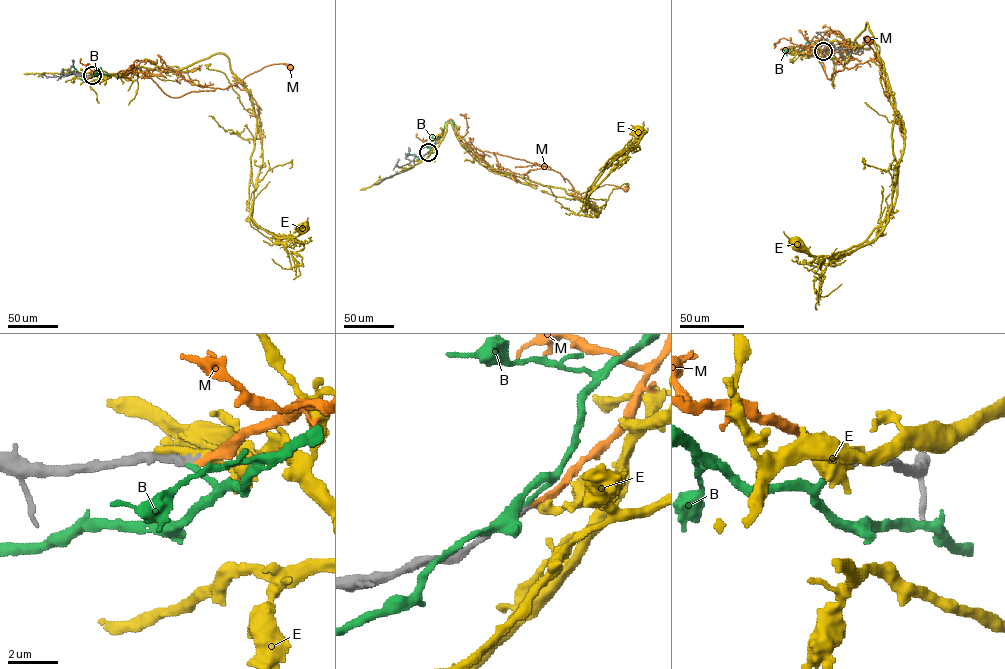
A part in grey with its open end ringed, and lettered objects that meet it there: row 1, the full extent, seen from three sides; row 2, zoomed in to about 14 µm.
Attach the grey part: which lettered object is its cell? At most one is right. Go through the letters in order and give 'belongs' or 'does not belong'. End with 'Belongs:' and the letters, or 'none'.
B: does not belong
E: does not belong
M: belongs
Belongs: M

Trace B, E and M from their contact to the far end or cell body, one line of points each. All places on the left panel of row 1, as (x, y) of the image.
B: (92, 75), (116, 73), (117, 79)
E: (91, 75), (123, 77), (142, 67), (177, 71), (224, 54), (256, 119), (251, 217), (279, 237), (305, 228)
M: (92, 75), (101, 71), (143, 72), (167, 95), (178, 97), (192, 91), (225, 89), (270, 65), (290, 67)

